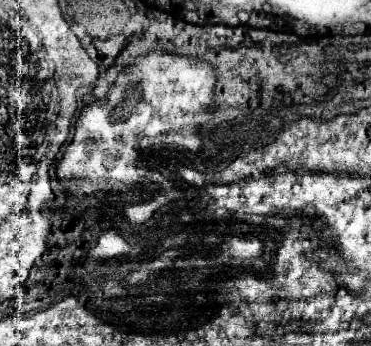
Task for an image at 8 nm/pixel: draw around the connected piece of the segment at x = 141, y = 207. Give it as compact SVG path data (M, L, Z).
M144 201L144 203L136 203L136 205L126 205L126 207L124 207L124 213L122 213L124 221L130 223L130 225L140 225L140 223L148 221L148 219L154 215L154 211L158 209L156 203L154 203L154 205L150 205L150 203L154 203L154 201Z

